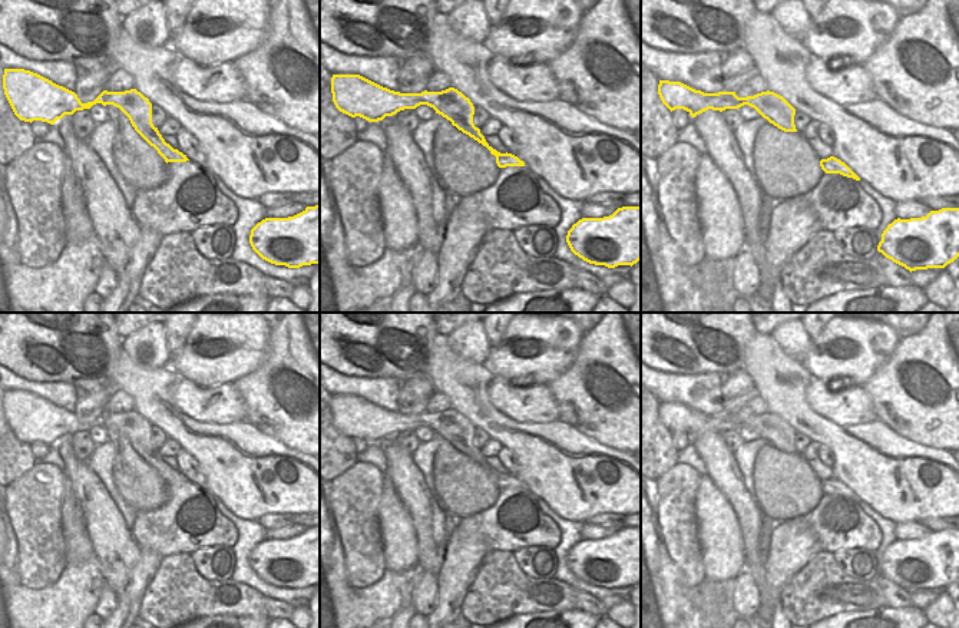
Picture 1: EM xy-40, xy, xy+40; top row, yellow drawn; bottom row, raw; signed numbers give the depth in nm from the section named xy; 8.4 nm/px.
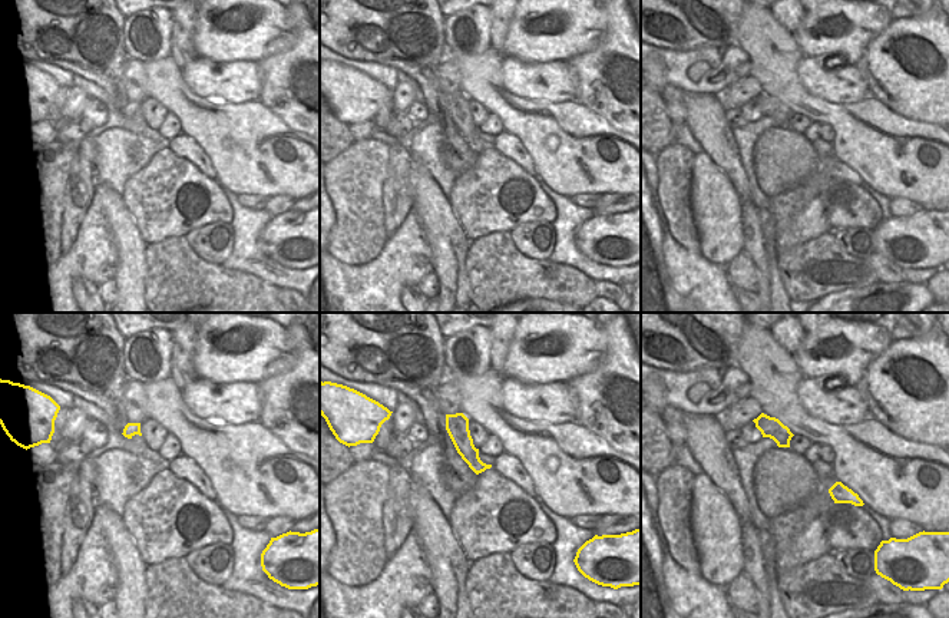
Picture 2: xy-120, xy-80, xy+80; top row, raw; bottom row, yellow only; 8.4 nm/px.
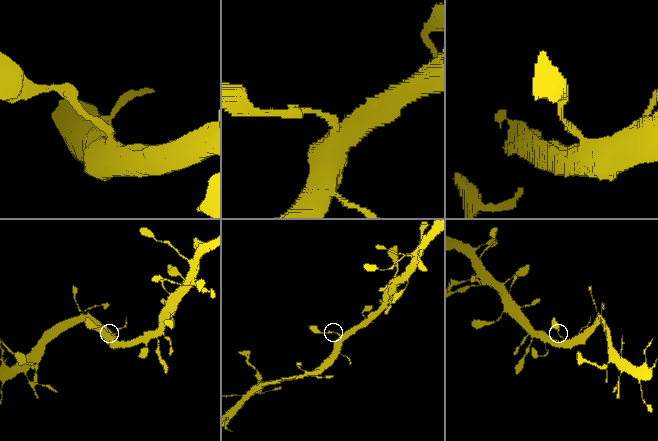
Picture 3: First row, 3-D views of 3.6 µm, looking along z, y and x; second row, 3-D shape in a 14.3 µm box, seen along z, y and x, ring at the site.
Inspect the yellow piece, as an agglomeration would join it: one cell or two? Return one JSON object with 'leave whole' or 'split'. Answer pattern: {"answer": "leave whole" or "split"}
{"answer": "leave whole"}

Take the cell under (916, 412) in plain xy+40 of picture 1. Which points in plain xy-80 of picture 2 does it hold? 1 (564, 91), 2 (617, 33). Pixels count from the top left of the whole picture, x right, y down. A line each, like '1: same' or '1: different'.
1: different
2: same

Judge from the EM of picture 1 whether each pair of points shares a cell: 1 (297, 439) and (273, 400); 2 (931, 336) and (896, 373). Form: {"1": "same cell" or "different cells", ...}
{"1": "same cell", "2": "same cell"}

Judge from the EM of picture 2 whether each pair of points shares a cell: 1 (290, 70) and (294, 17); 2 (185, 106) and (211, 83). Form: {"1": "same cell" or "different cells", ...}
{"1": "same cell", "2": "different cells"}

